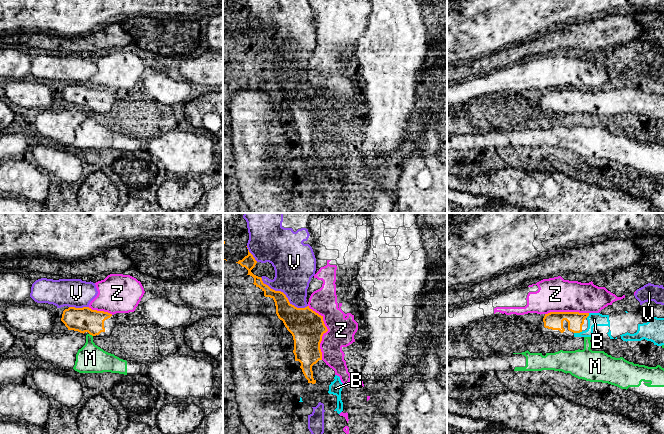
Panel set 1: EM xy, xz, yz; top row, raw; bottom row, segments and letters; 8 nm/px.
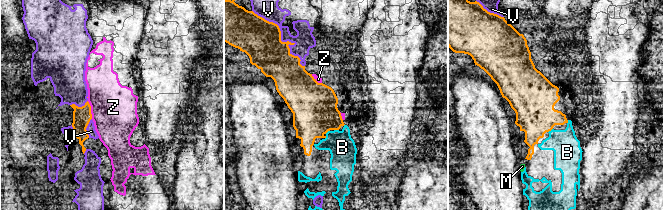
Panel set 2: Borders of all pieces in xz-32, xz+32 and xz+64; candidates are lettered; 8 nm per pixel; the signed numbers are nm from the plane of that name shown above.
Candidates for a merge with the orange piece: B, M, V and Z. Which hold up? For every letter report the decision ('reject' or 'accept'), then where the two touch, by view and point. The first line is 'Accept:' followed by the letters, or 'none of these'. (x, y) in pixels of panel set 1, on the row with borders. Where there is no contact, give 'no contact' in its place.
Accept: B
B: accept; meets orange in yz at (578, 332)
M: reject; meets orange in xy at (91, 334)
V: reject; meets orange in xz at (284, 294)
Z: reject; meets orange in xz at (326, 331)

